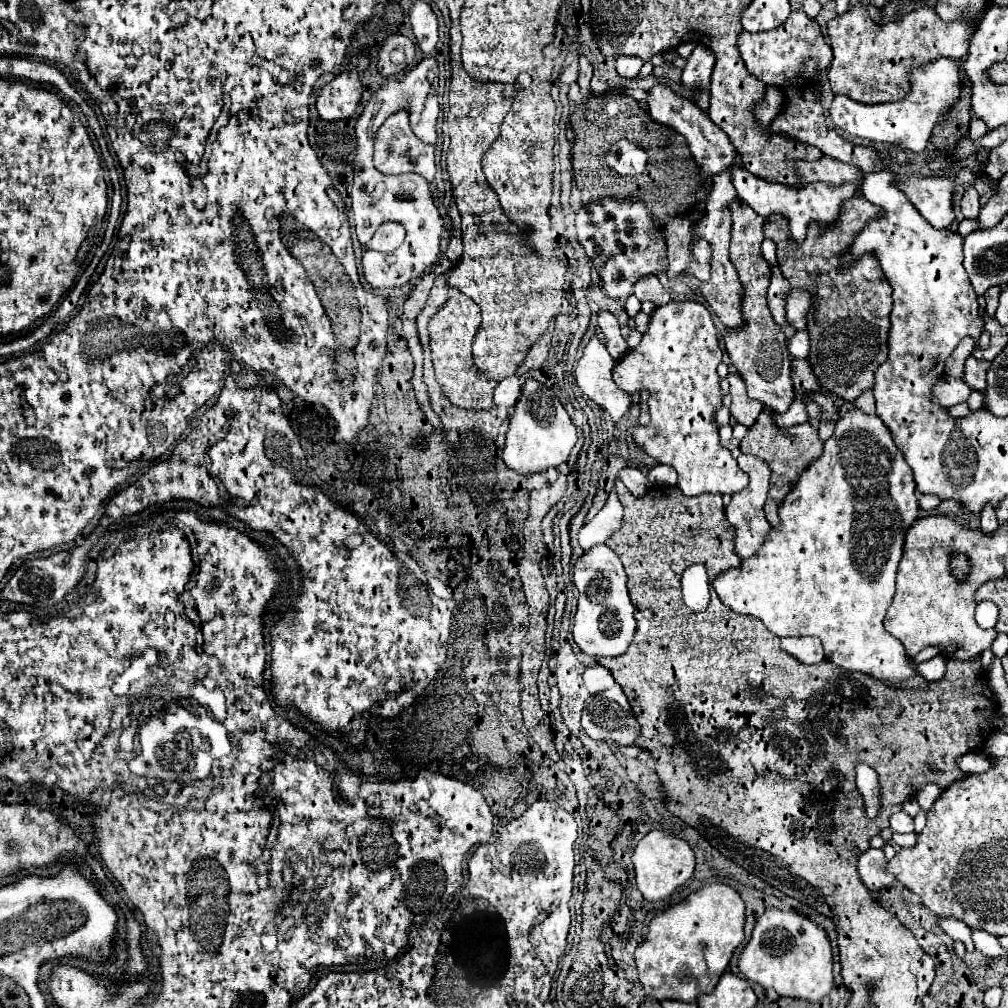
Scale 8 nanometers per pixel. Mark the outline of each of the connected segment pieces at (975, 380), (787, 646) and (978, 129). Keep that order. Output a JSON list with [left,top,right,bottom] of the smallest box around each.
[[965,356,989,390],[781,636,825,664],[969,114,987,140]]

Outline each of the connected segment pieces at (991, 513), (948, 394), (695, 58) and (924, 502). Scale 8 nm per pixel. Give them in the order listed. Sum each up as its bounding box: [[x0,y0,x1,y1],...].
[[981,504,999,532],[935,376,973,406],[683,44,713,90],[919,494,941,510]]

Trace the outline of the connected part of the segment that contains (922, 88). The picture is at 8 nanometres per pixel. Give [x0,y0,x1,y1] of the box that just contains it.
[829,58,961,154]

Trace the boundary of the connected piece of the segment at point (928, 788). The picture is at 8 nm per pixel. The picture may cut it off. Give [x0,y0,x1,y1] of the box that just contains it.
[915,784,941,812]

